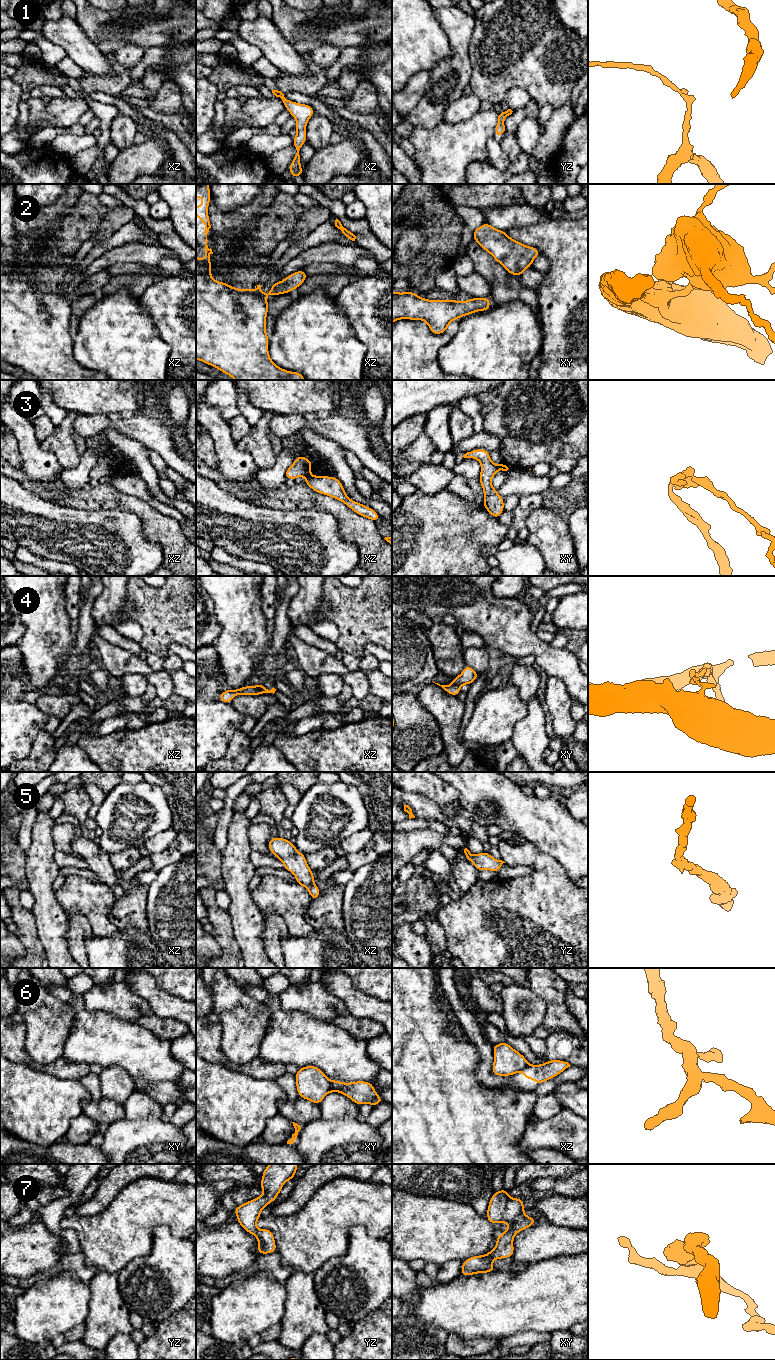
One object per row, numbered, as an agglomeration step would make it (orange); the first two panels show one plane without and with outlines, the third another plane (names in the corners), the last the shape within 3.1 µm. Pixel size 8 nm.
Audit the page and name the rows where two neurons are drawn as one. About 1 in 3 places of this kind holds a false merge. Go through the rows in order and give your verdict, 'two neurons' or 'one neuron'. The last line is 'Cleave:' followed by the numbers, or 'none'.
1: two neurons
2: one neuron
3: two neurons
4: two neurons
5: one neuron
6: two neurons
7: one neuron
Cleave: 1, 3, 4, 6

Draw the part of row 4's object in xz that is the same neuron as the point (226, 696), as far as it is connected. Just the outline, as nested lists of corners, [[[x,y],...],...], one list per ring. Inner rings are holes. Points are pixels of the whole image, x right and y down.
[[[263,683],[260,685],[254,685],[254,686],[243,686],[239,689],[231,690],[228,689],[218,695],[218,699],[225,702],[225,703],[231,703],[232,699],[236,695],[261,695],[263,694],[261,692],[261,689],[263,687]]]

